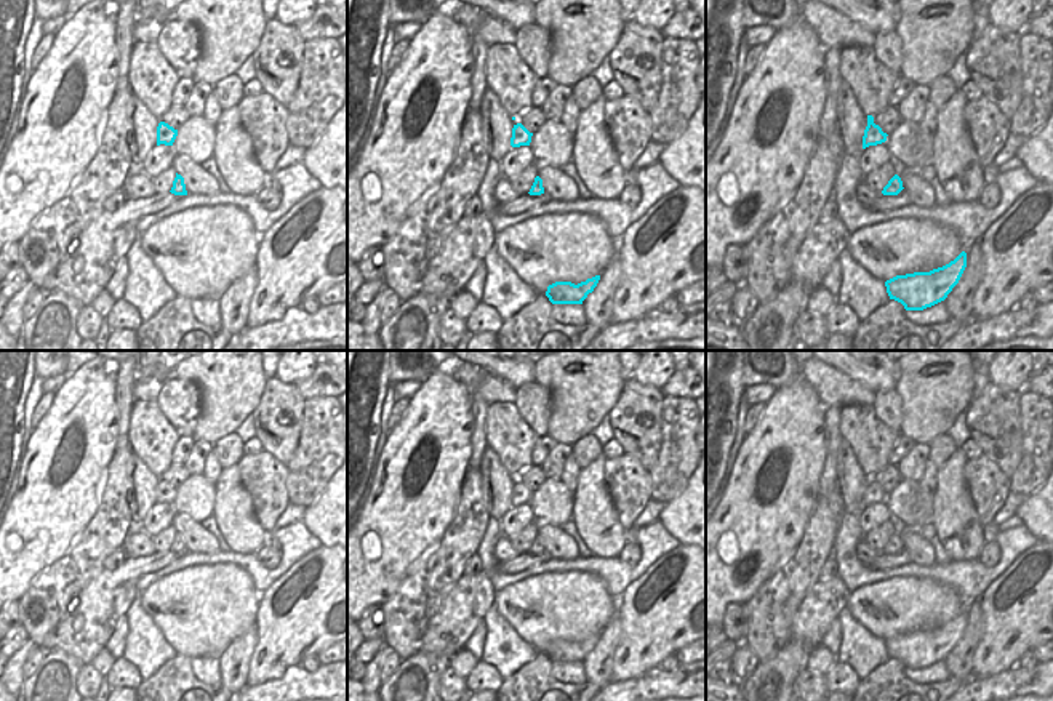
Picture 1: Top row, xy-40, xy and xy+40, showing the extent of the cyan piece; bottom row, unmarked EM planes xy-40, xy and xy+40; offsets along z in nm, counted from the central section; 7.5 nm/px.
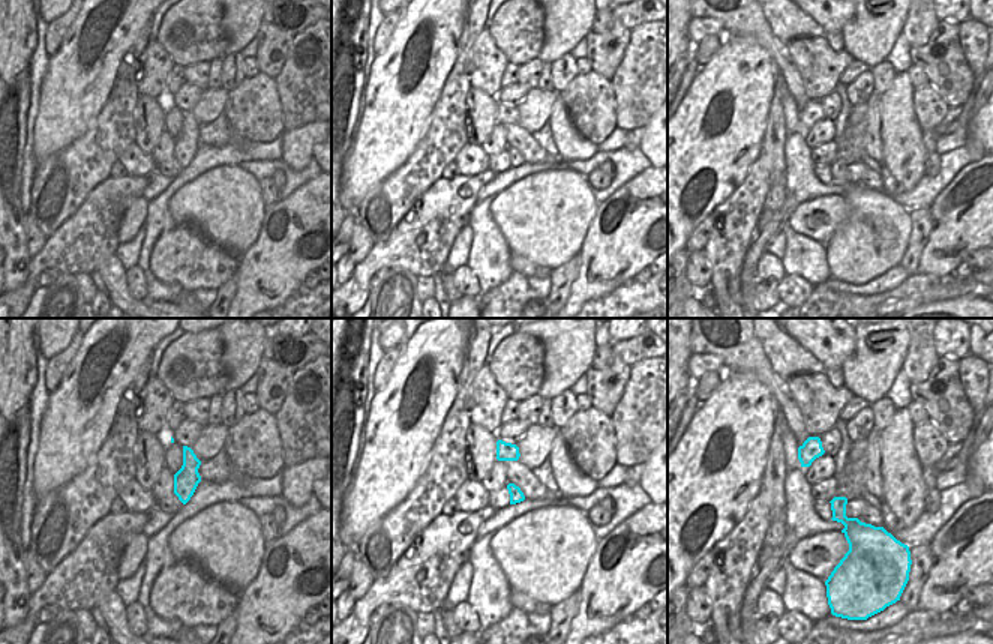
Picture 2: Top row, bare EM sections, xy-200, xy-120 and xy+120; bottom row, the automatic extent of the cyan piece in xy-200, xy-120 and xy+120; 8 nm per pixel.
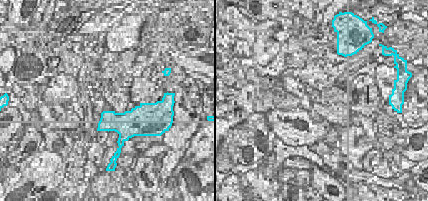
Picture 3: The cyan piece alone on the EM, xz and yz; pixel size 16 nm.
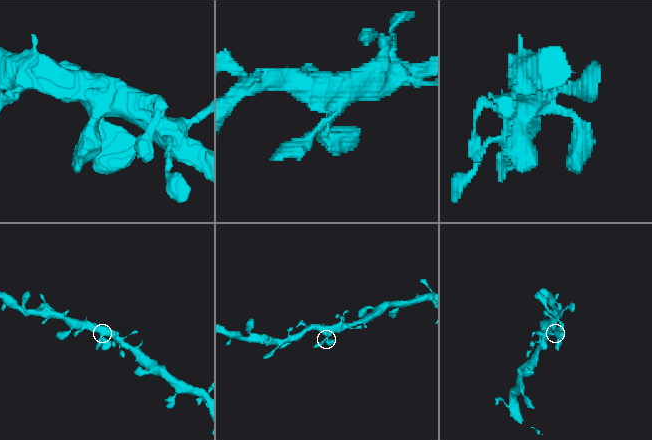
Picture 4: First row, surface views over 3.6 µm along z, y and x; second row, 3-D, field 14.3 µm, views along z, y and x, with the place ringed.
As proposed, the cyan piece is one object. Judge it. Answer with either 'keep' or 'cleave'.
keep

